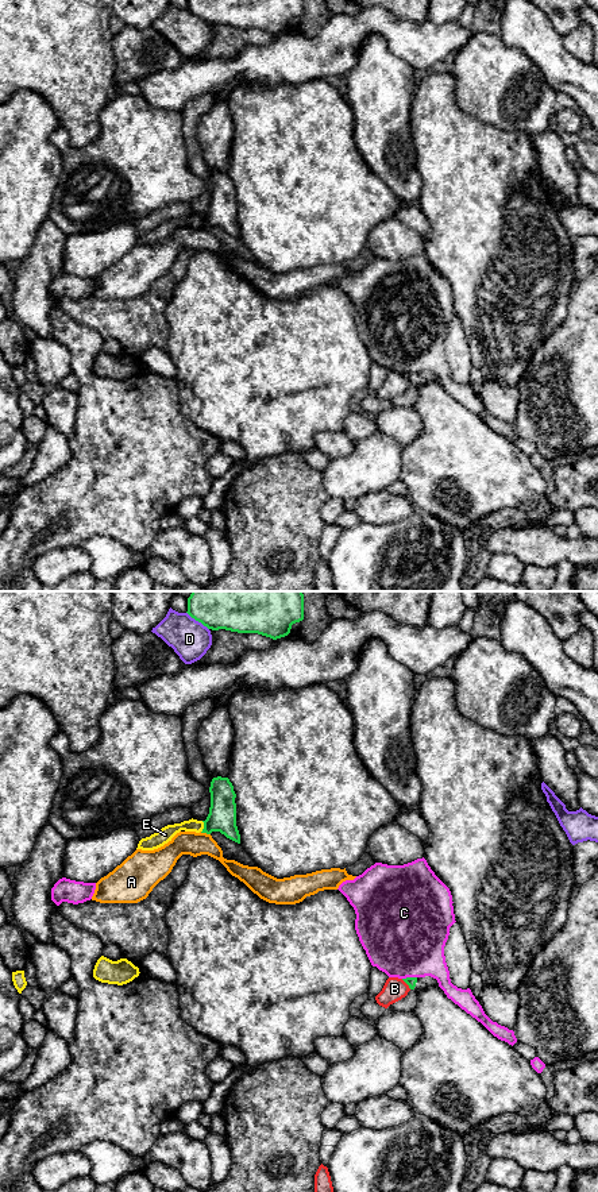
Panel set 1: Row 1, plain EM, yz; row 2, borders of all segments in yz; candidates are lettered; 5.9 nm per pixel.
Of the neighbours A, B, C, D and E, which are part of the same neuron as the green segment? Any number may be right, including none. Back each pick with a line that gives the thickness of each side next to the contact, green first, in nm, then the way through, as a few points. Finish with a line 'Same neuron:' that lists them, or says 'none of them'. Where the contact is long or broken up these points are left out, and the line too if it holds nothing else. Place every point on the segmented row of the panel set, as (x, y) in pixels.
Same neuron: none of them

